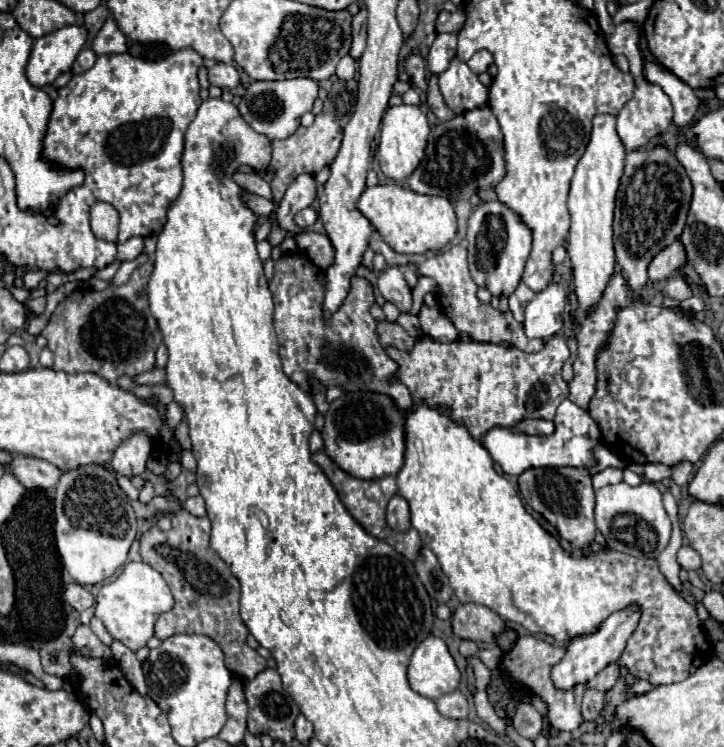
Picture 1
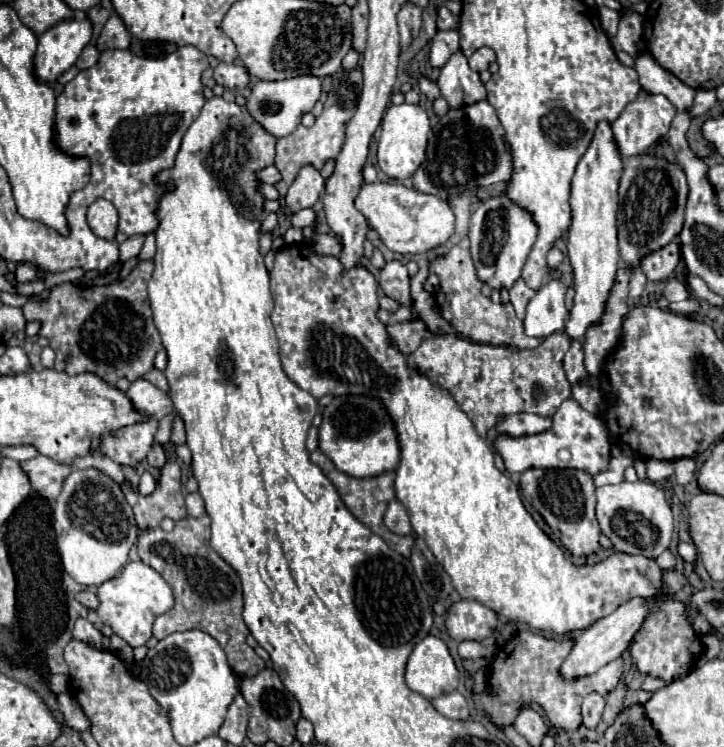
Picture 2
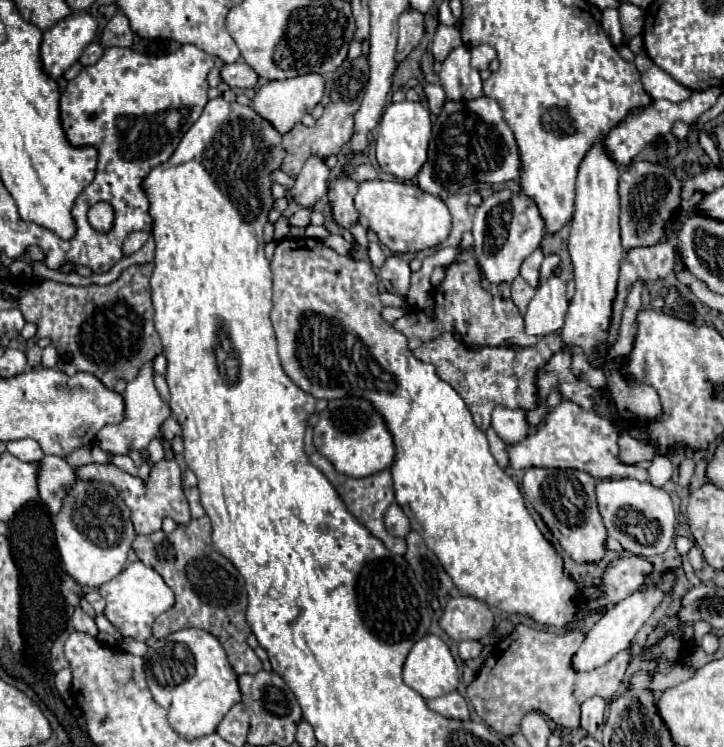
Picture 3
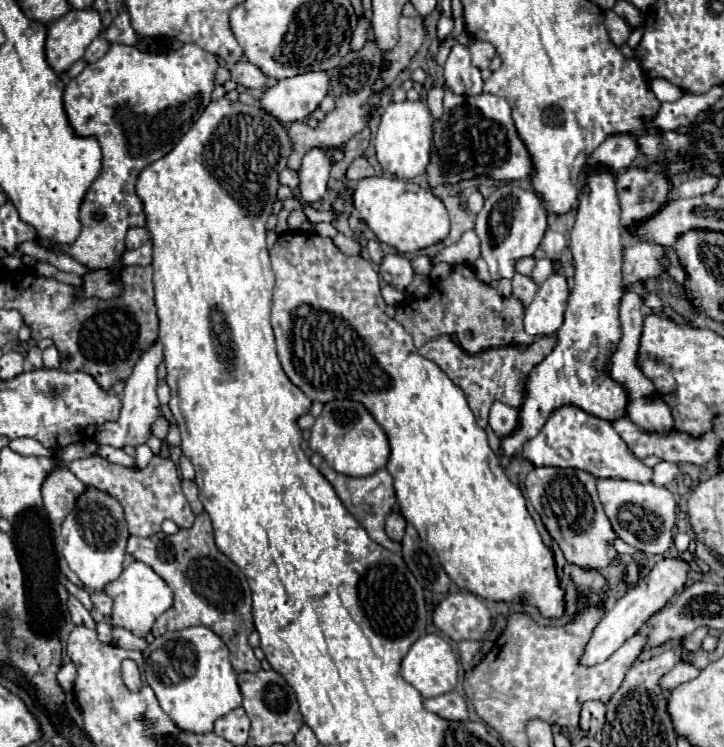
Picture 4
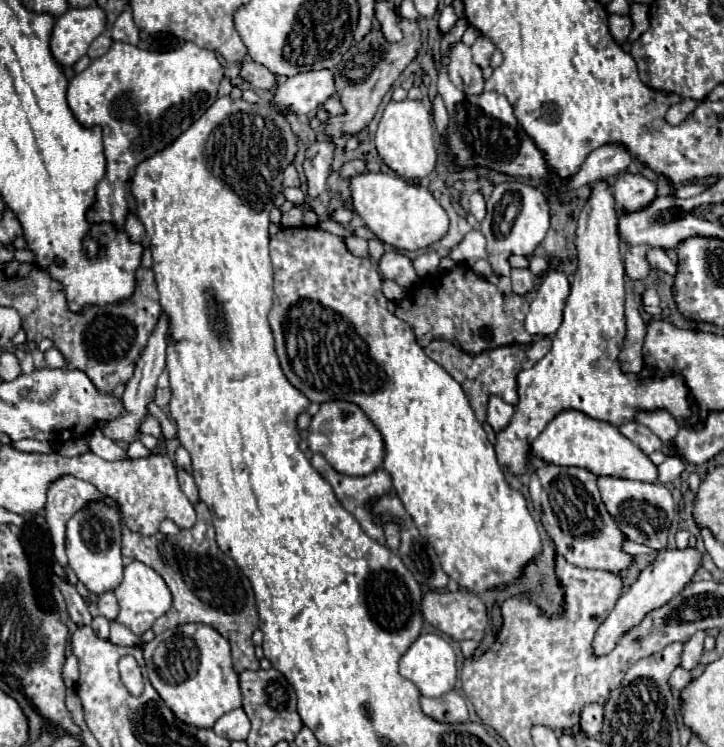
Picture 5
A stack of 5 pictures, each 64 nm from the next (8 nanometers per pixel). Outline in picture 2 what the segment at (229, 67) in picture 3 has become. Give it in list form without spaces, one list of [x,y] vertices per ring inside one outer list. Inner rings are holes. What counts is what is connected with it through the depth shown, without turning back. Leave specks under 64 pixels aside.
[[[218,64],[214,68],[214,80],[216,84],[228,88],[228,90],[240,90],[250,84],[250,74],[242,64]]]

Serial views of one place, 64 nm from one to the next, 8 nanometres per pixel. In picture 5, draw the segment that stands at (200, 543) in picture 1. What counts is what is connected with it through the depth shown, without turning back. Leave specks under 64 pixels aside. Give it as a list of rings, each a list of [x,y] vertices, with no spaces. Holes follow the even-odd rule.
[[[202,502],[196,504],[196,514],[196,526],[180,530],[176,536],[166,536],[162,532],[154,536],[140,536],[122,524],[122,554],[154,568],[168,584],[174,598],[172,608],[154,622],[152,630],[154,634],[162,634],[168,628],[188,622],[208,624],[230,642],[236,672],[258,670],[260,662],[254,656],[252,644],[252,632],[258,628],[258,612],[252,586],[234,560],[218,548],[214,540],[212,516]]]

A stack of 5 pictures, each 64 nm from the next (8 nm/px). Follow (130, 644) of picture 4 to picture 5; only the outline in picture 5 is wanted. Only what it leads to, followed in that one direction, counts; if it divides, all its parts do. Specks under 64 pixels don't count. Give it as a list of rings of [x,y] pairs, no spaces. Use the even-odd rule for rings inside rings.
[[[112,622],[110,624],[110,638],[108,638],[112,644],[116,646],[144,646],[142,638],[132,634],[126,626],[118,624],[118,622]]]

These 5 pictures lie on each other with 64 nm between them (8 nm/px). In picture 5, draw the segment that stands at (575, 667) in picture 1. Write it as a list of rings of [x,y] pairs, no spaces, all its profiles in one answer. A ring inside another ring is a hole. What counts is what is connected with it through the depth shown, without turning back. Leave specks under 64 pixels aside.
[[[684,548],[684,550],[664,550],[656,556],[656,560],[640,574],[640,578],[636,580],[634,586],[630,586],[630,590],[620,596],[620,600],[616,602],[614,610],[610,612],[610,616],[600,624],[600,628],[596,630],[592,648],[596,656],[604,656],[610,654],[616,648],[616,642],[620,642],[620,638],[632,630],[632,626],[638,626],[644,616],[660,606],[664,606],[670,598],[674,598],[676,594],[680,594],[684,590],[684,586],[692,580],[694,572],[700,566],[700,552],[694,548]]]

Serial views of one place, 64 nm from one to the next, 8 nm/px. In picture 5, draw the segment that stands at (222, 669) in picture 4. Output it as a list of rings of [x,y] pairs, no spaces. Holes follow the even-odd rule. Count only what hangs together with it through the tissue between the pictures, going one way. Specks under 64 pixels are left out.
[[[182,624],[174,630],[166,630],[144,644],[144,660],[150,684],[176,718],[188,722],[188,726],[212,728],[220,716],[242,706],[230,644],[212,626]]]

